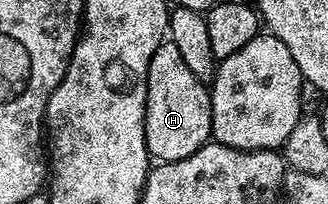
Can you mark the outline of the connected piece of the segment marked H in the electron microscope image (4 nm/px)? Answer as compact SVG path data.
M165 42L154 50L148 67L146 90L146 146L153 161L190 158L203 144L212 140L212 94L205 81L194 78L178 46Z

